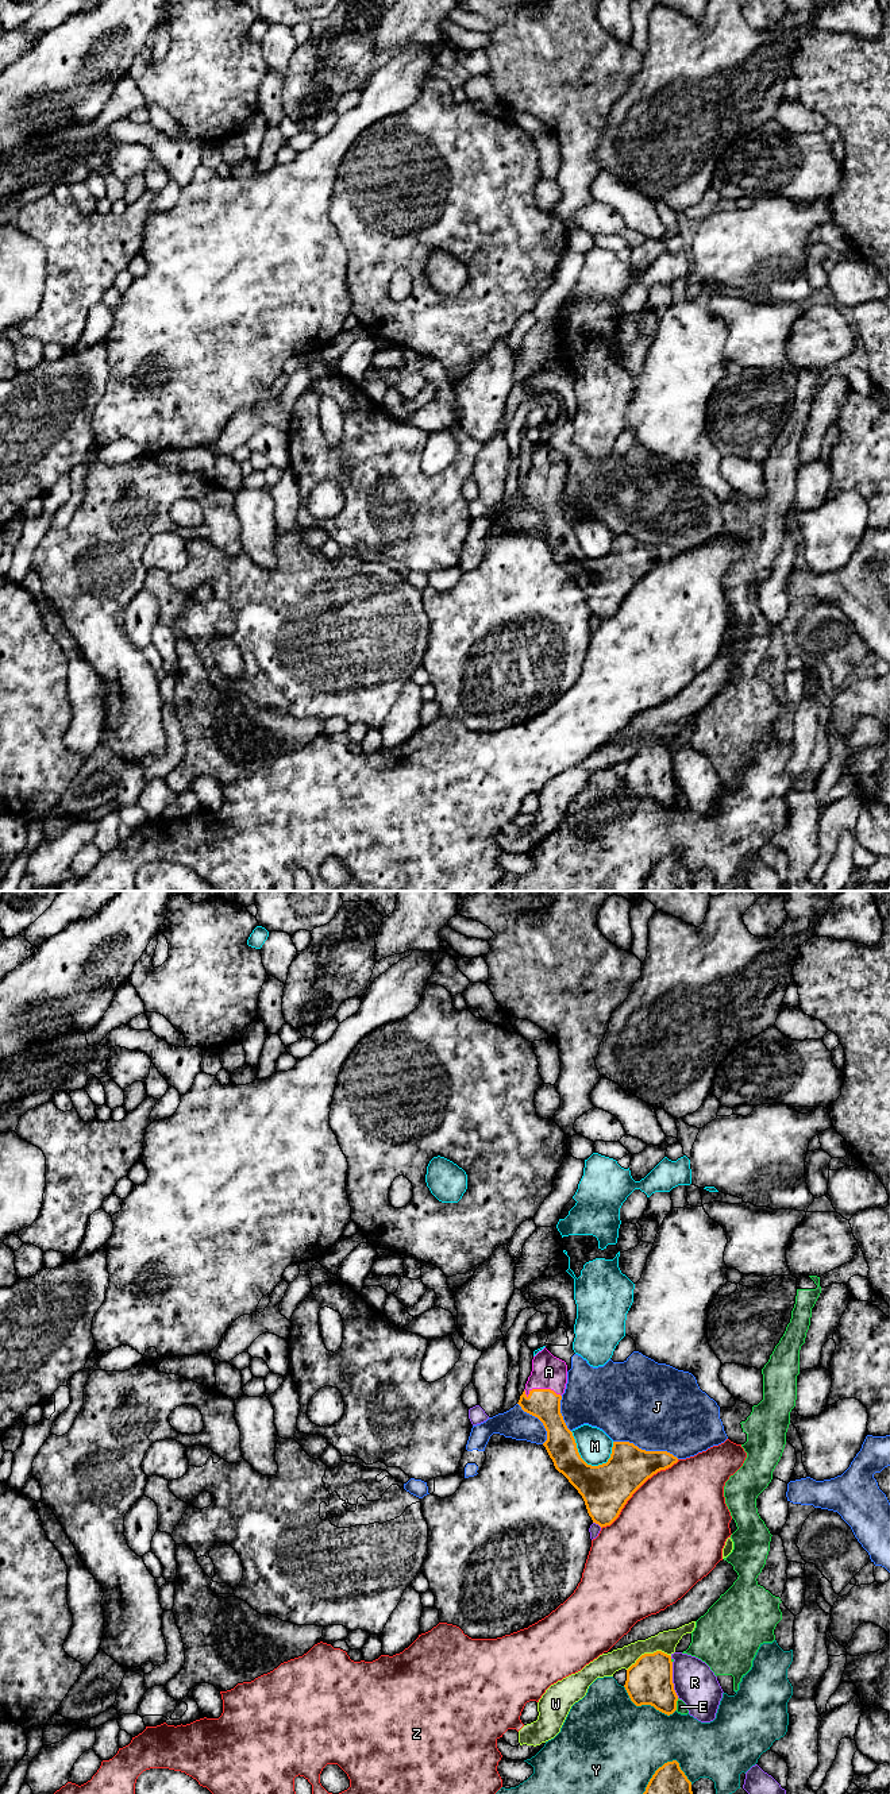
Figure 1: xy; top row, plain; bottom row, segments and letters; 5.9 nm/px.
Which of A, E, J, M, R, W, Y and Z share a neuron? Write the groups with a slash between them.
A / E / J / M / R / W / Y / Z

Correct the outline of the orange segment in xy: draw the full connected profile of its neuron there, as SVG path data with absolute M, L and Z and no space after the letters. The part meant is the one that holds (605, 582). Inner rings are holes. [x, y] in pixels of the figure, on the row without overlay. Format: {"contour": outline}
{"contour": "M546 440L532 452L532 464L520 489L521 502L538 510L546 524L547 533L543 536L555 562L582 589L587 606L593 616L601 621L610 618L632 587L654 567L666 563L678 555L678 551L667 544L646 544L629 535L613 535L612 547L606 556L592 559L579 548L573 525L567 521L560 506L560 493L567 477L567 458L554 450Z"}

